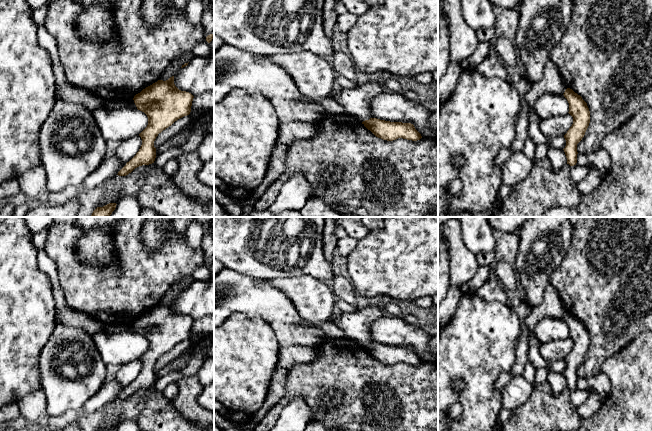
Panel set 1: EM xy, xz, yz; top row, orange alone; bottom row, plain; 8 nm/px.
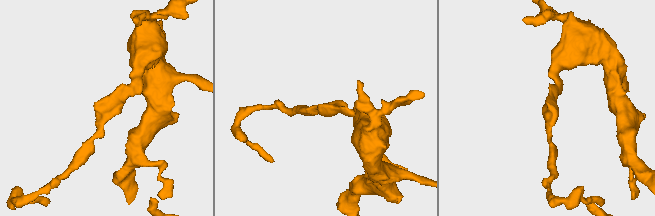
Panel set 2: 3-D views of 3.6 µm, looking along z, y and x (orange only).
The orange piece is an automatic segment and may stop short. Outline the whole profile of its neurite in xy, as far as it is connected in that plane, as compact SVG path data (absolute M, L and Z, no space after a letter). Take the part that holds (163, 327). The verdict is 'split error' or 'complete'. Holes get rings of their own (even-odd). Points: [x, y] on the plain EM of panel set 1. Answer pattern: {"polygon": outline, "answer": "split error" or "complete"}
{"polygon": "M174 300L166 305L158 304L134 320L137 333L148 341L148 349L139 358L142 363L139 375L117 399L126 400L139 390L154 387L156 361L175 345L190 338L193 322L191 317L175 310Z", "answer": "complete"}

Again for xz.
{"polygon": "M373 305L353 312L339 312L337 326L343 331L345 338L357 342L376 361L387 365L398 362L417 365L421 358L411 347L390 346L373 341L370 325L385 314L383 306Z", "answer": "split error"}

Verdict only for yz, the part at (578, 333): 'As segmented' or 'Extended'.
Extended

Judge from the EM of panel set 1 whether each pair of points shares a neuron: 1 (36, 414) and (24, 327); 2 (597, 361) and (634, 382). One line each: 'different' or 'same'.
1: different
2: different

